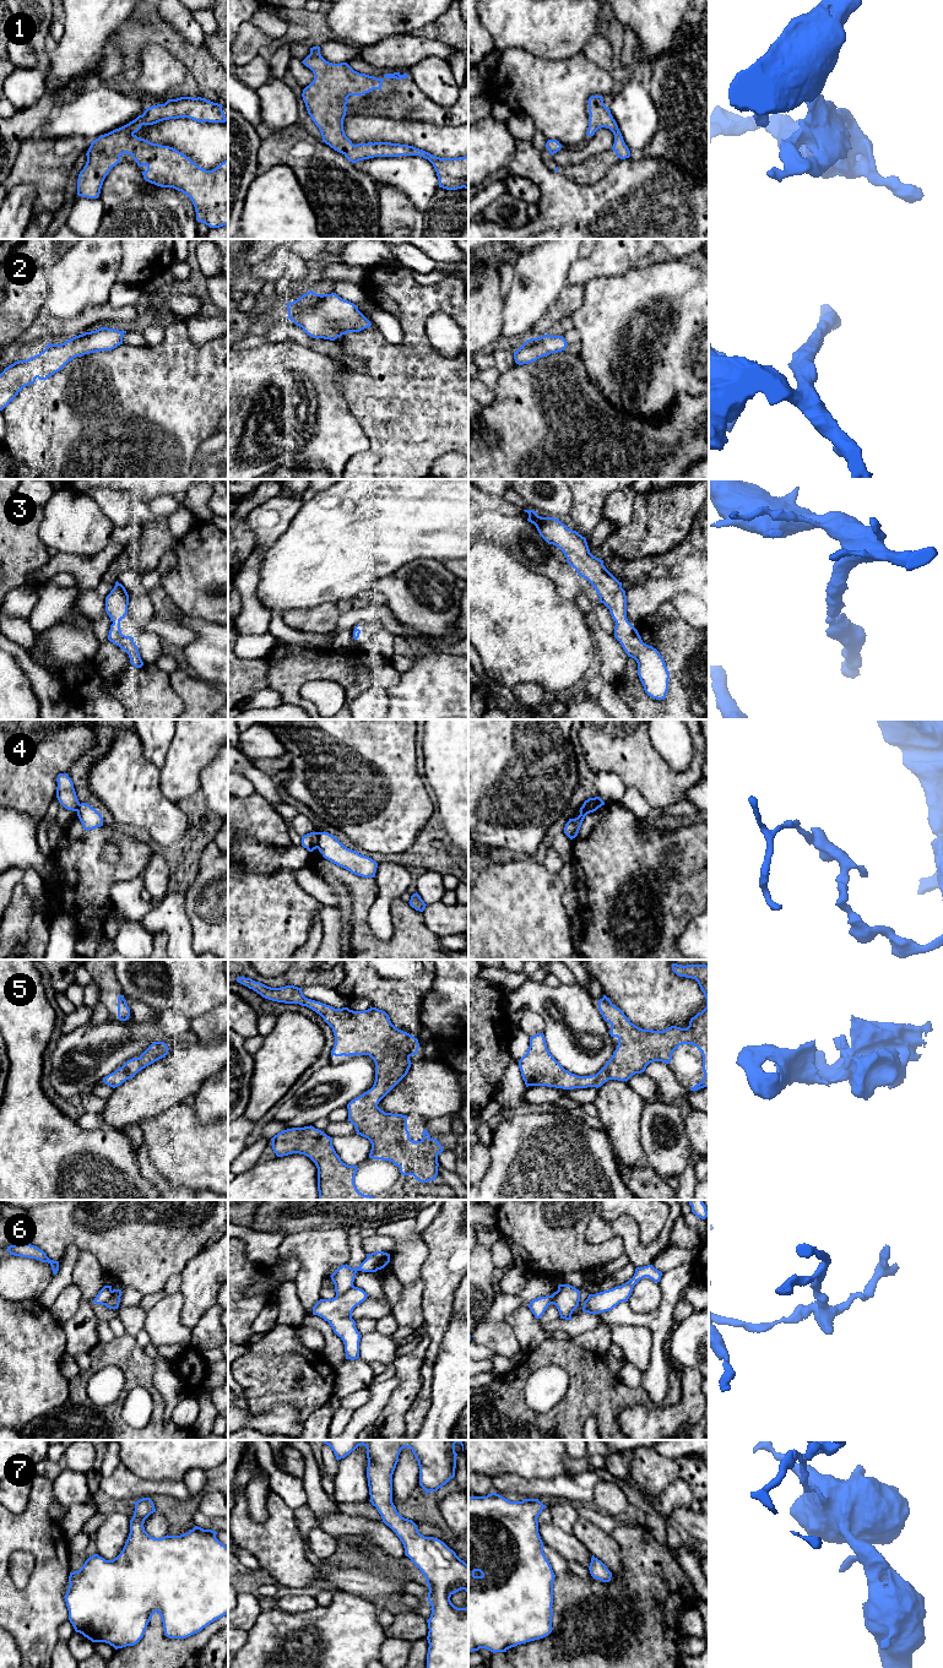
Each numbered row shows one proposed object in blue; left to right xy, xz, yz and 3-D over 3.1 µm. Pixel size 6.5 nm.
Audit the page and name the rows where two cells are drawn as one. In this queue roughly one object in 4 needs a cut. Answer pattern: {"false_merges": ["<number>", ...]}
{"false_merges": ["4", "6"]}

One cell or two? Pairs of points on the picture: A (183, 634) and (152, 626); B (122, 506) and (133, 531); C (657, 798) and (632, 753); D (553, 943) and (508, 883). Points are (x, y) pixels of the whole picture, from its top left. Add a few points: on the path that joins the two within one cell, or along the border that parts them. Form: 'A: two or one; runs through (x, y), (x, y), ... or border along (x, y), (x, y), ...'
A: one; runs through (175, 634), (160, 628)
B: two; border along (115, 527), (123, 527), (137, 520), (144, 528)
C: one; runs through (657, 787), (657, 782), (639, 764)
D: one; runs through (538, 928), (509, 897)

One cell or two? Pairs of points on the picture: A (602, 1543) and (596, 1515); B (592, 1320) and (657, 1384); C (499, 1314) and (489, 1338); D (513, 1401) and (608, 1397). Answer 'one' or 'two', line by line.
A: two
B: two
C: two
D: one

